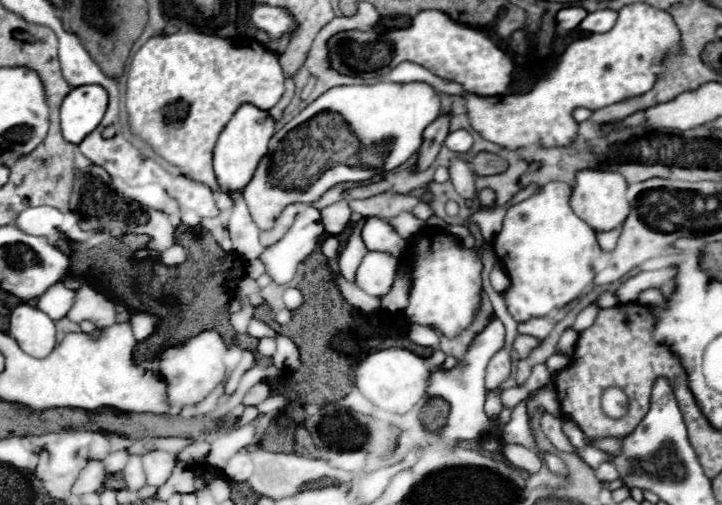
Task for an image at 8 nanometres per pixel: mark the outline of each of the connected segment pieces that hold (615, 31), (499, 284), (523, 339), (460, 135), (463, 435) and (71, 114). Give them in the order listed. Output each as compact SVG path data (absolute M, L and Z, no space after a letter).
M625 5L611 31L573 41L551 69L539 73L529 93L511 97L463 95L469 123L483 139L505 149L567 147L575 141L579 129L579 123L573 119L577 107L603 109L645 95L657 81L651 67L663 57L679 55L679 41L681 31L667 11L651 5Z
M501 265L493 267L493 271L491 271L491 285L497 291L505 291L511 285L511 281L509 281L509 277L507 277L507 273L505 273L505 269Z
M517 335L515 343L513 343L513 349L511 349L511 359L513 361L525 359L537 345L539 345L539 339L529 337L529 335Z
M459 129L459 131L449 133L449 137L445 139L445 145L447 145L451 151L455 151L455 153L467 153L467 151L471 149L471 145L473 145L473 137L471 137L469 131Z
M493 319L471 343L467 355L463 357L463 361L459 361L453 369L449 371L433 371L429 375L427 381L427 395L429 397L441 397L445 401L449 401L451 405L451 413L447 419L447 425L443 427L441 433L437 433L441 439L445 441L459 441L459 439L477 439L481 435L485 435L489 431L489 417L483 409L485 405L485 367L489 363L489 359L501 351L505 347L505 327L501 321Z
M101 85L75 87L61 105L61 131L69 143L81 143L103 119L107 91Z

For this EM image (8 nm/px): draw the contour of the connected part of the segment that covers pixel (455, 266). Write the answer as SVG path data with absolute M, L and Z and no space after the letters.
M425 225L411 241L405 257L401 261L403 275L409 283L409 305L407 319L411 323L419 323L431 327L439 335L449 339L459 337L475 319L481 307L481 251L467 249L457 237L451 233Z

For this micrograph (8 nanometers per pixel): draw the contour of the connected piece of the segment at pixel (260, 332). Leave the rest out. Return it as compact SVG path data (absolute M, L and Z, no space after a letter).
M253 319L251 323L249 323L249 331L247 331L249 335L253 335L253 337L257 337L257 339L261 339L261 337L271 337L271 339L275 339L279 333L273 329L273 327L269 327L269 325L265 325L263 321L257 321L257 319Z

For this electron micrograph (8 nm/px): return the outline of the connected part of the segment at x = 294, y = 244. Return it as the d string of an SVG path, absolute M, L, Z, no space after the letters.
M307 207L299 213L287 235L259 255L265 265L265 273L273 279L273 283L287 285L295 277L303 259L315 251L323 233L321 215L315 207Z

